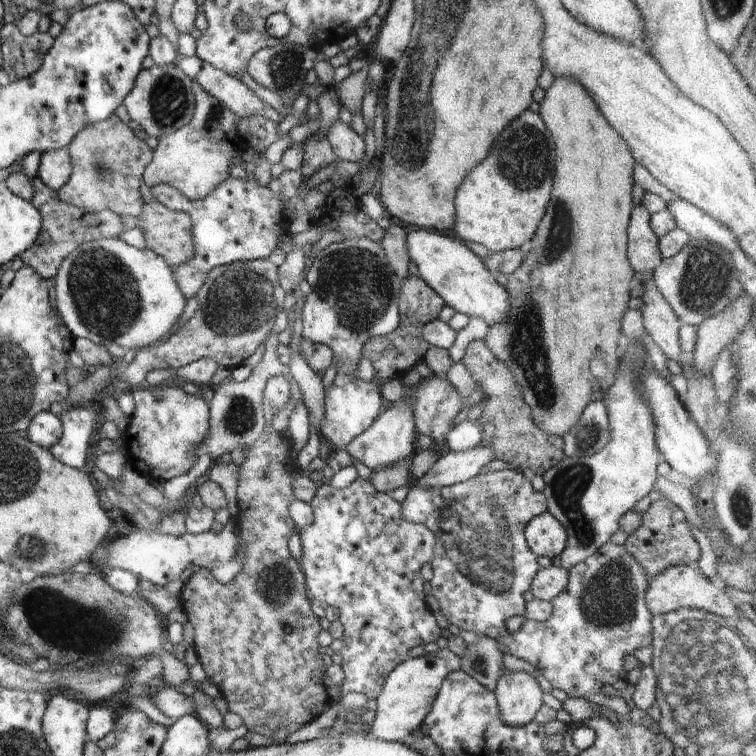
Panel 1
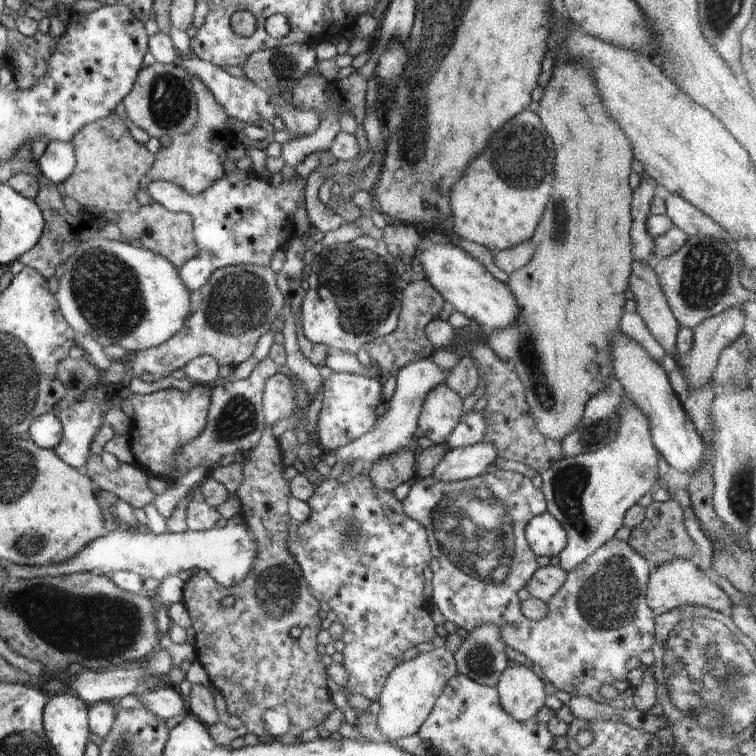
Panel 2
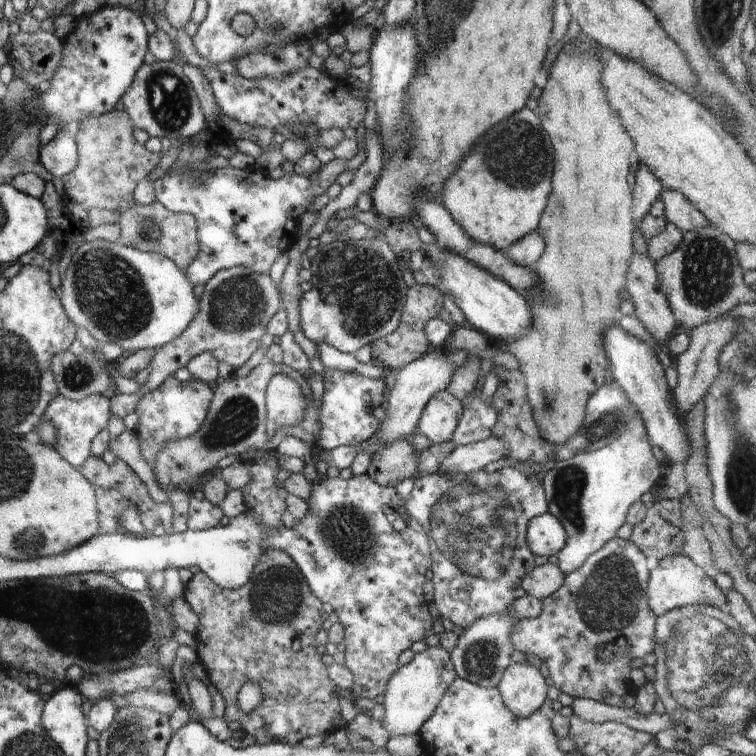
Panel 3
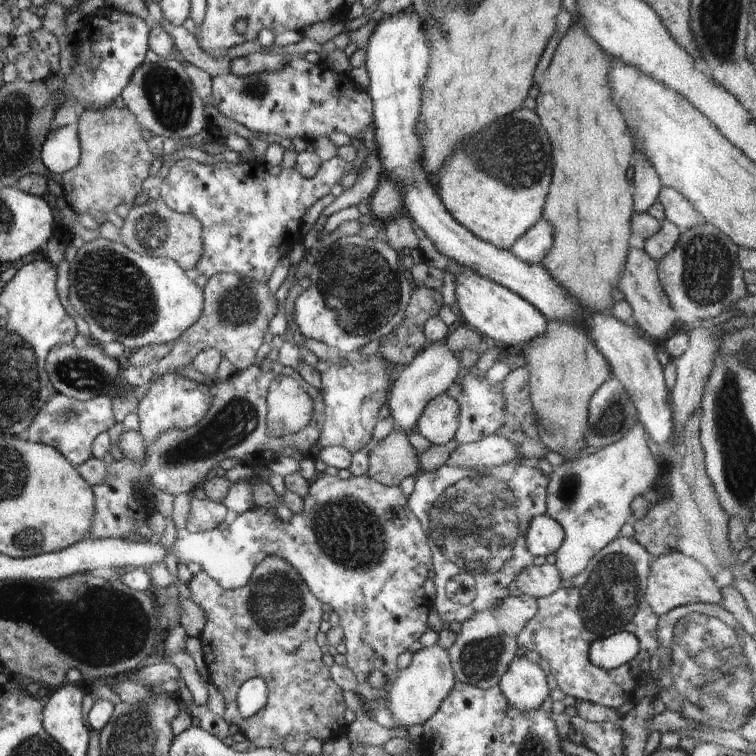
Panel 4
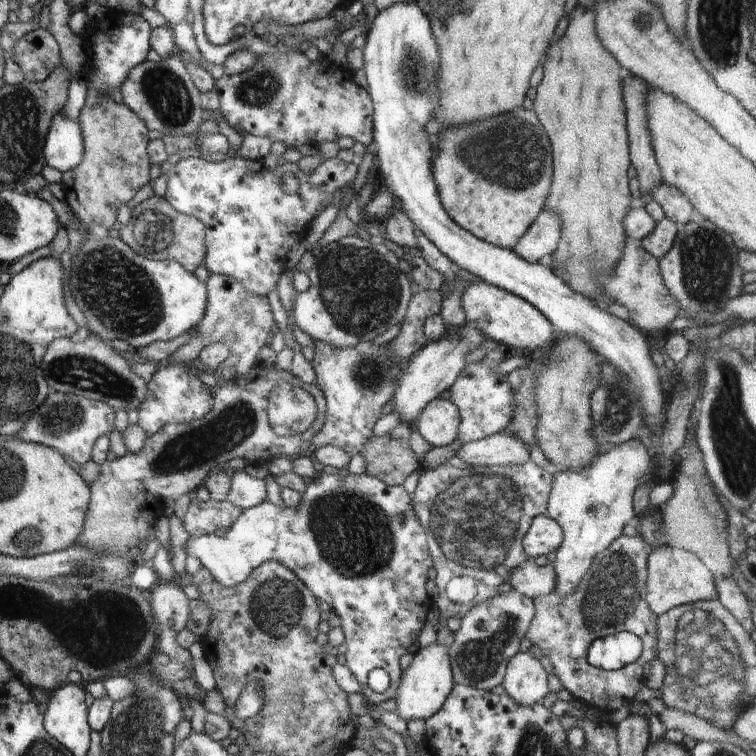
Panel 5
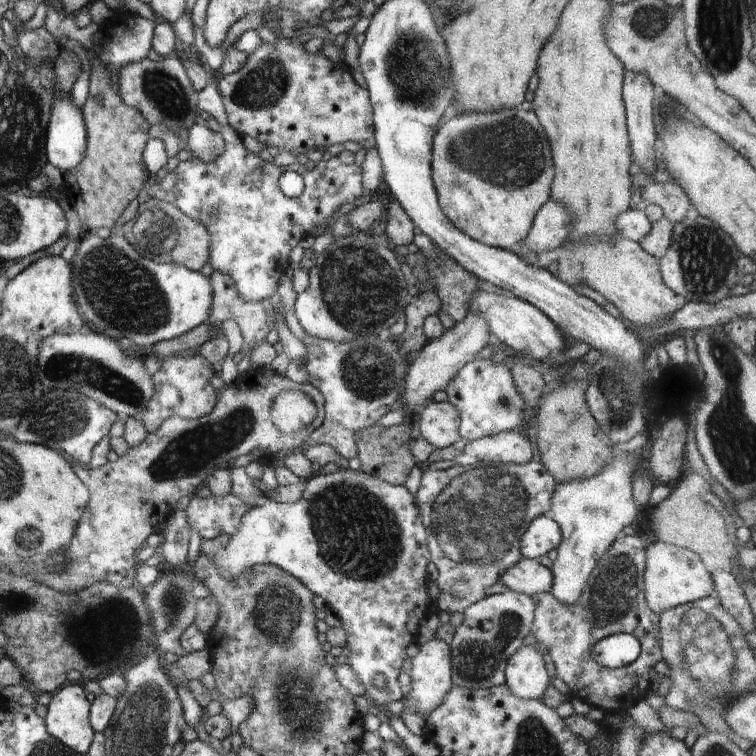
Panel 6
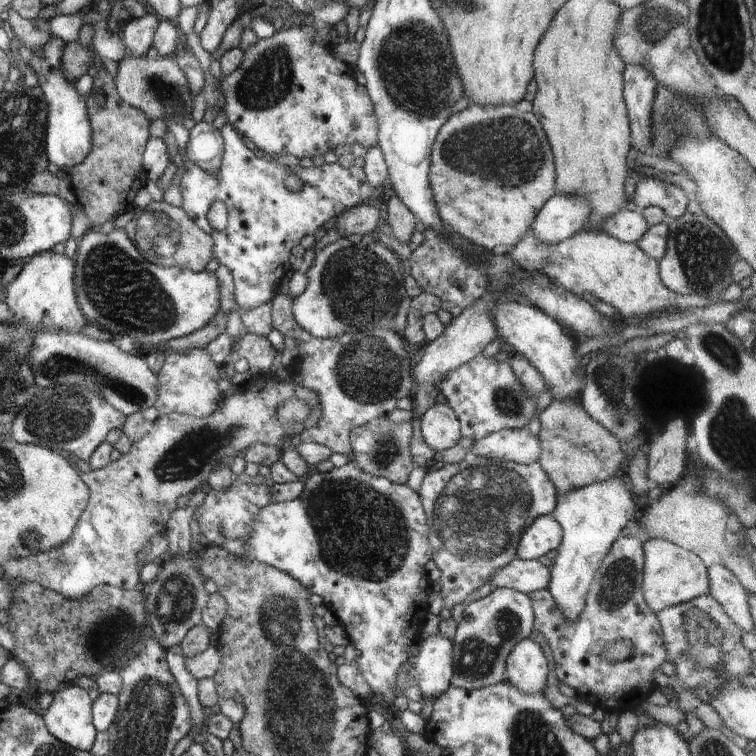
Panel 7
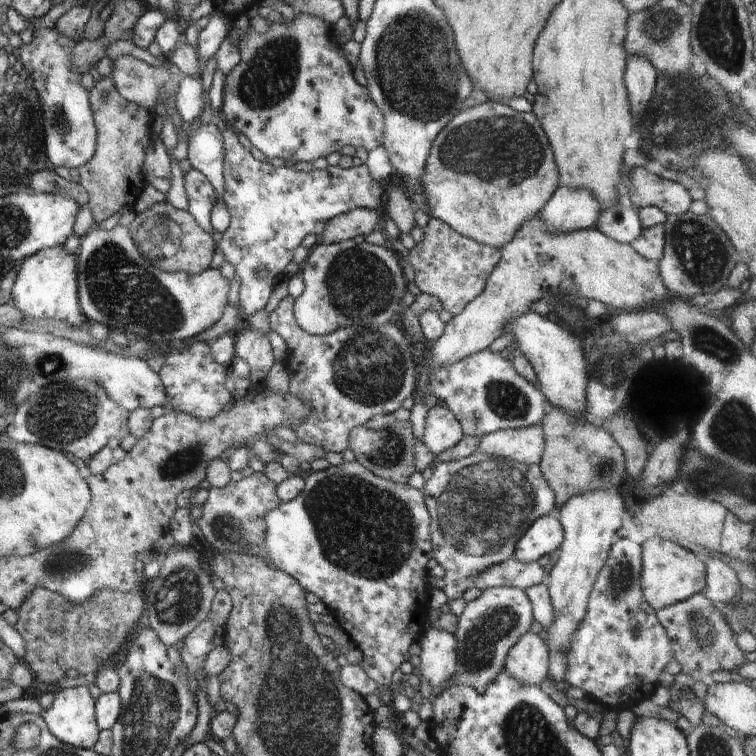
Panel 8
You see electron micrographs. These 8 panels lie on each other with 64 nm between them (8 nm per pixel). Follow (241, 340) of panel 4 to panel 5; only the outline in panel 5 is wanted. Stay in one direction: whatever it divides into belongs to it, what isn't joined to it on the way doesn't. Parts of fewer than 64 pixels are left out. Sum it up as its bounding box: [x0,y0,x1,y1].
[174,273,275,375]

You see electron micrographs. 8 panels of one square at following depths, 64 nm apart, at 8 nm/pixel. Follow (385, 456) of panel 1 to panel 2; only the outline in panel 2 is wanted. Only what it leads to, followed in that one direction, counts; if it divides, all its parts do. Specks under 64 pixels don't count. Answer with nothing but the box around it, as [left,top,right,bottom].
[334,358,447,467]

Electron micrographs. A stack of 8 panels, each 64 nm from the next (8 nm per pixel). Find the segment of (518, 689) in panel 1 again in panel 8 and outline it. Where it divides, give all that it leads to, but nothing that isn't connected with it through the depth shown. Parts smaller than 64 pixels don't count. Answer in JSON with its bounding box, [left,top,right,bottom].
[505,630,548,686]

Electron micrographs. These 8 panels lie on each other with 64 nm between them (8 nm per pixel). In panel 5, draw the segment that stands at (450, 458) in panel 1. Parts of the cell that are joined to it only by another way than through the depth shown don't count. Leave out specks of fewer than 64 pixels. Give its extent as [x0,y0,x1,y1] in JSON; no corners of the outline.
[455,432,530,465]

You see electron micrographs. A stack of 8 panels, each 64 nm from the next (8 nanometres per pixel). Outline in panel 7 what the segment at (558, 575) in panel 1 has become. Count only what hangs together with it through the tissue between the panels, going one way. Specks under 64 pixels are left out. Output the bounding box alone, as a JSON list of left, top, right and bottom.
[487,557,550,595]

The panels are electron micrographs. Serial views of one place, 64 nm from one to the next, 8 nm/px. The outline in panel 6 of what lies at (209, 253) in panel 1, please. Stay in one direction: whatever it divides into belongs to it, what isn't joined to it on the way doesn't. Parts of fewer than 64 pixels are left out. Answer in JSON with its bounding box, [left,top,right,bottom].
[173,124,364,303]

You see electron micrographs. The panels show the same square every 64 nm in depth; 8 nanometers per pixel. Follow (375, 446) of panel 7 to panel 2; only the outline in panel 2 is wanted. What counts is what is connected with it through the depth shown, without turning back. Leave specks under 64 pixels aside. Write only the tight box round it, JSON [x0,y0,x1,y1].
[366,447,416,490]

